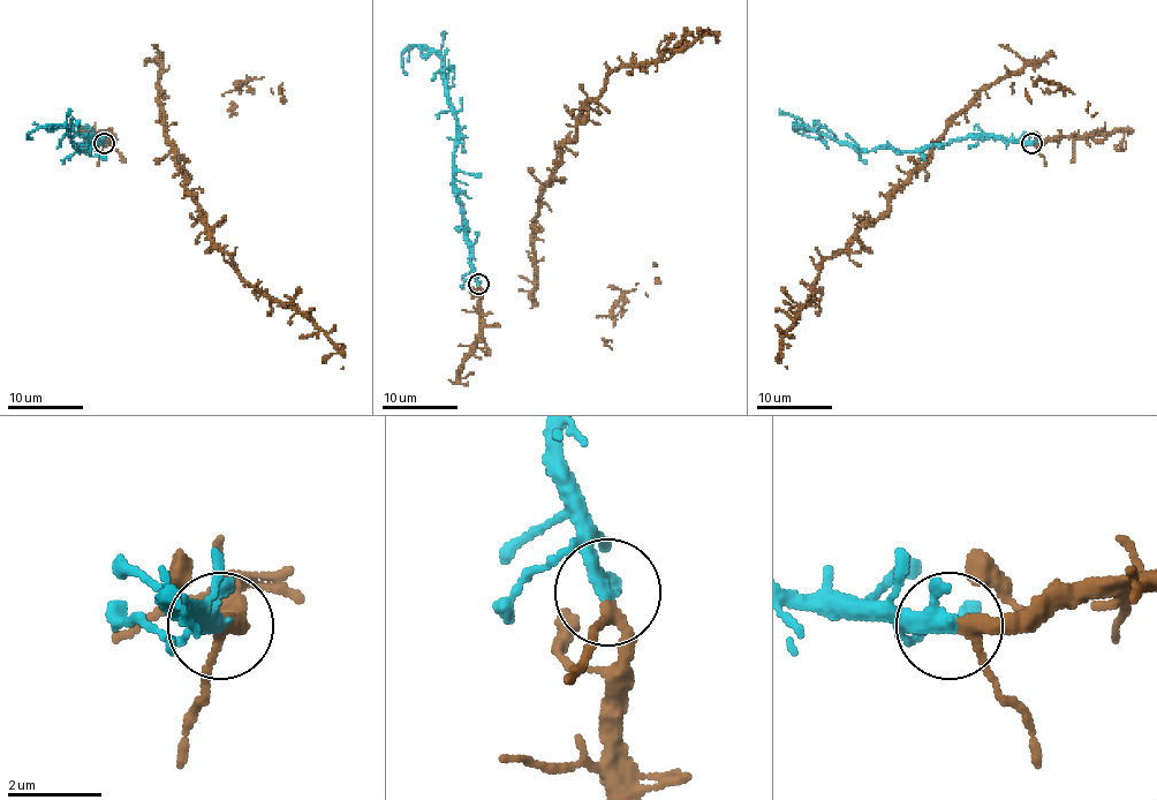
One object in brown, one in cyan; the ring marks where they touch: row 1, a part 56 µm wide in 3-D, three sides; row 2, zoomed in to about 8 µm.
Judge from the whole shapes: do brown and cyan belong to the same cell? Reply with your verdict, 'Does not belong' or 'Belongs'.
Belongs

